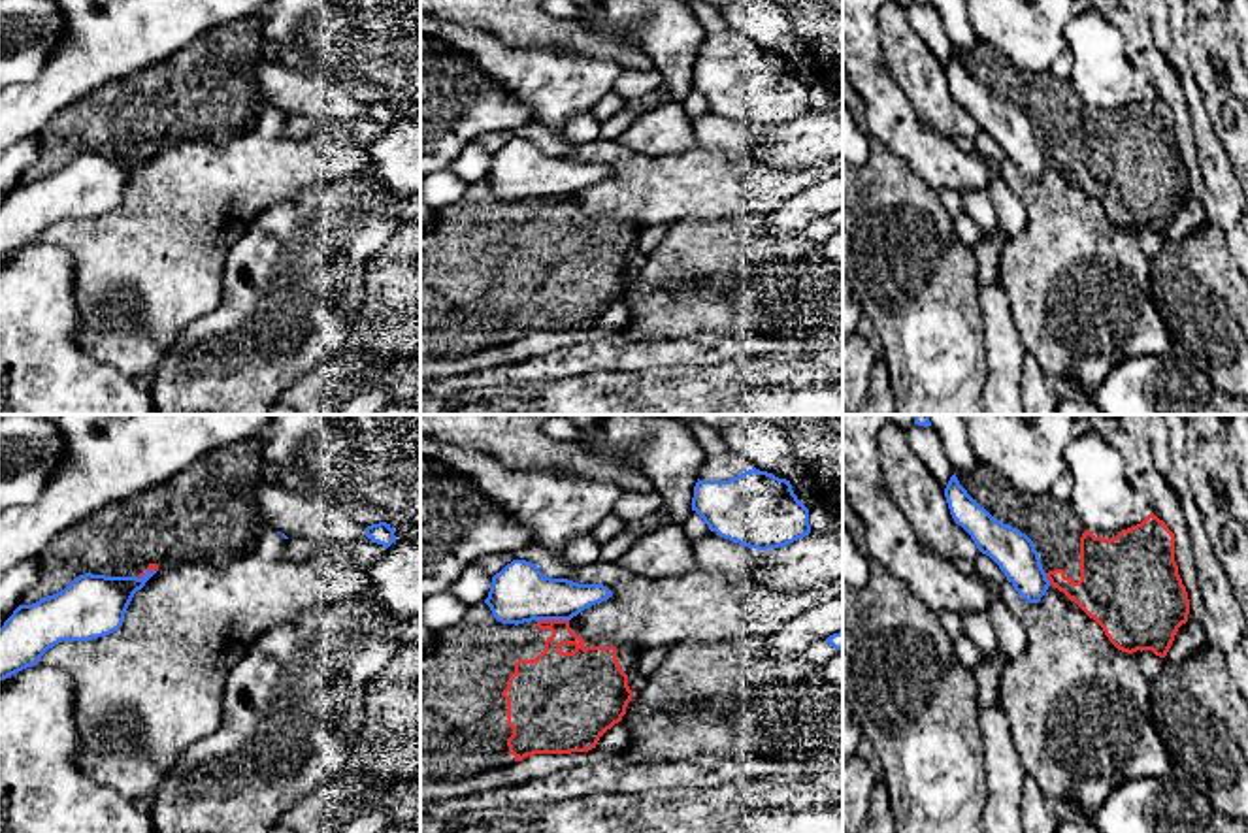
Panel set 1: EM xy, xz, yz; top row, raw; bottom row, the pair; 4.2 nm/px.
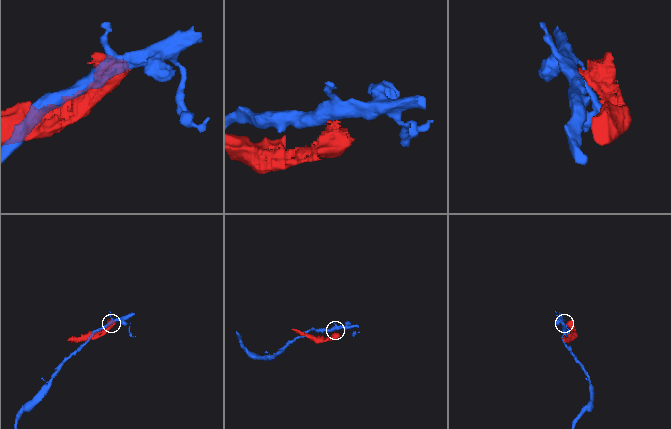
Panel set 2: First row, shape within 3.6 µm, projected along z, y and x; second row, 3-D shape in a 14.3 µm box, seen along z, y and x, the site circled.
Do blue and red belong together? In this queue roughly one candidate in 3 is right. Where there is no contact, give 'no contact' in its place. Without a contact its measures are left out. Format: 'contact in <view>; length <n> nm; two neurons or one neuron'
contact in xz; length 140 nm; two neurons

